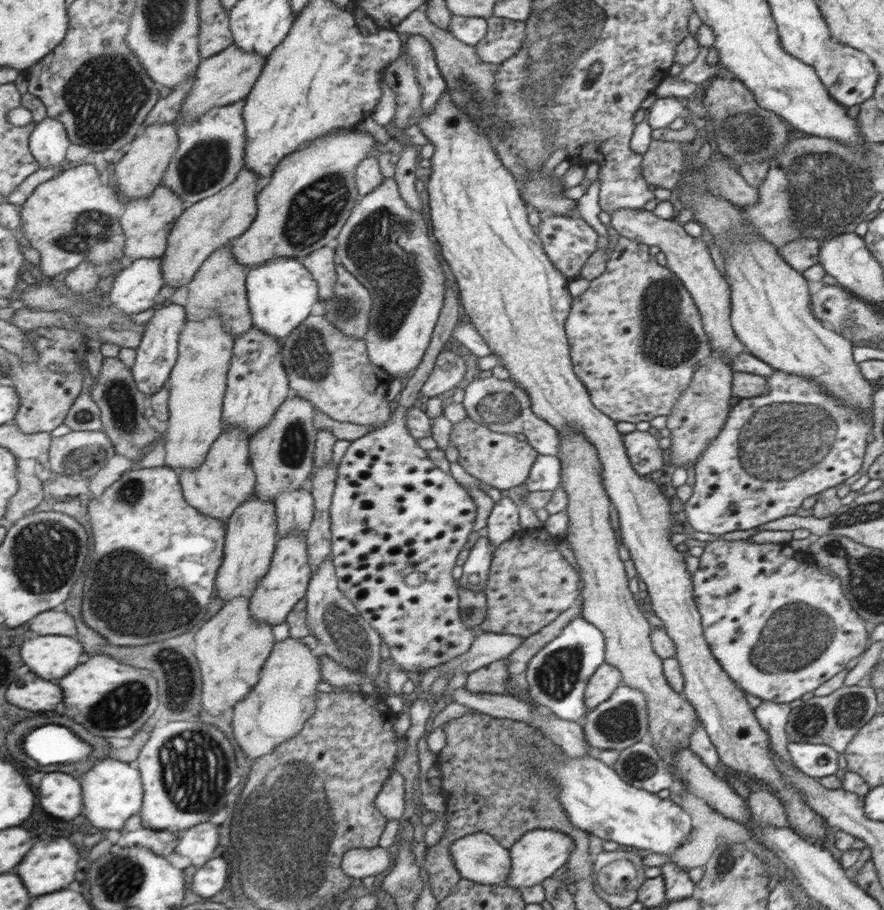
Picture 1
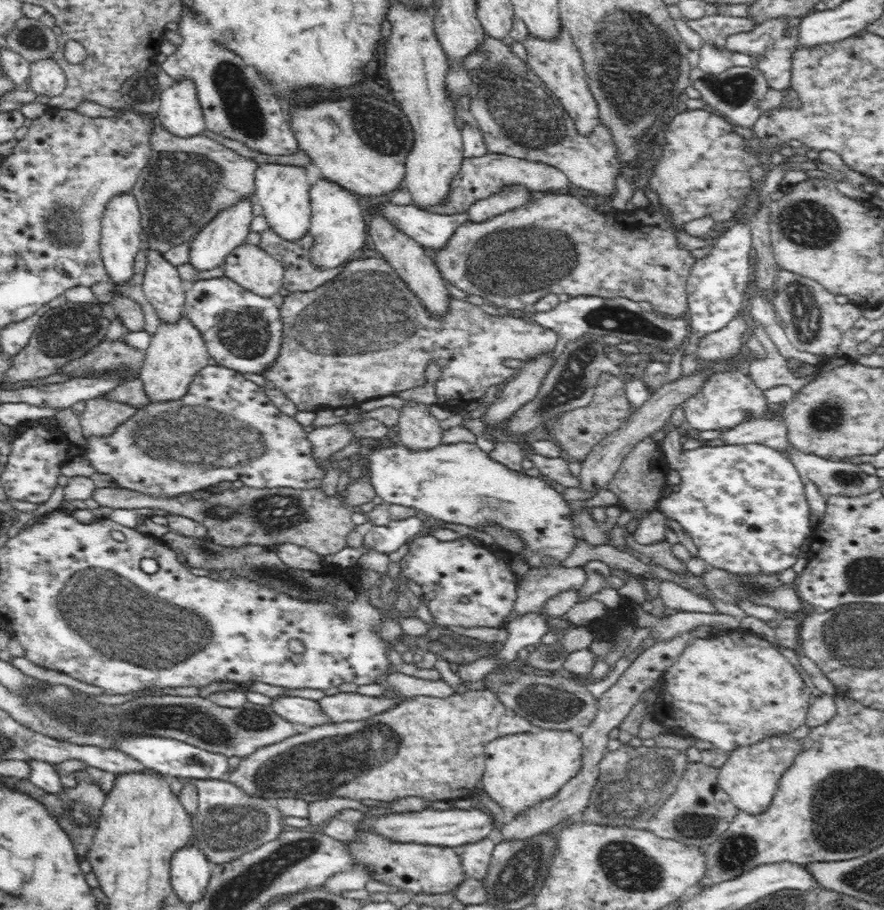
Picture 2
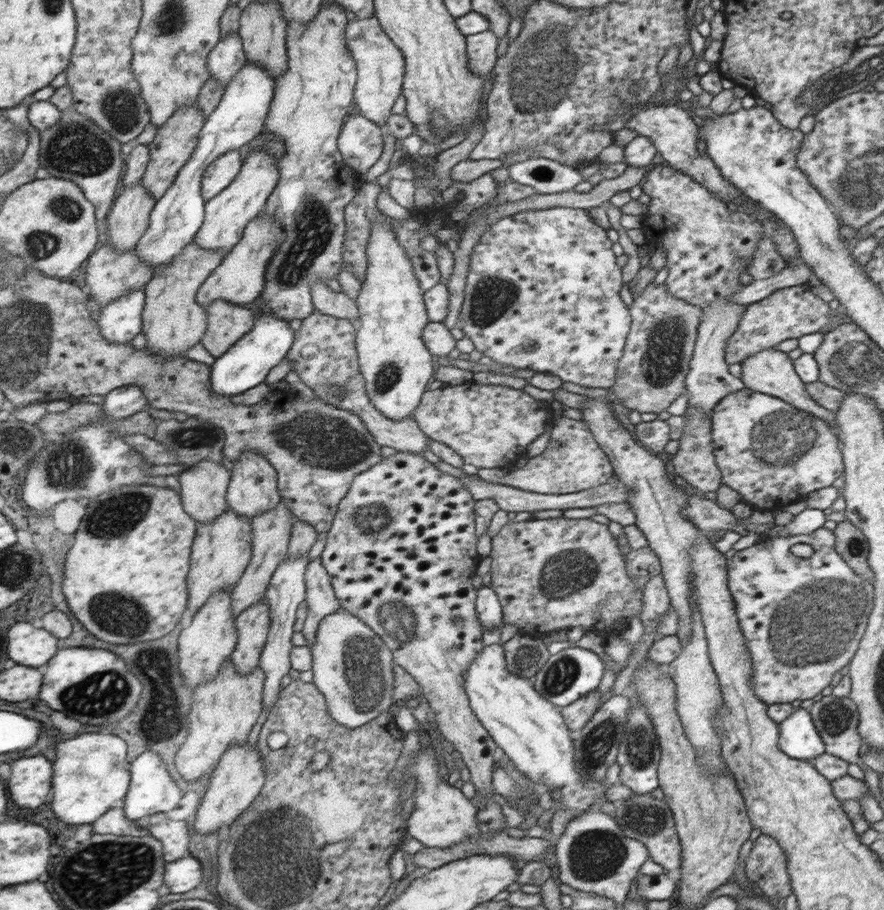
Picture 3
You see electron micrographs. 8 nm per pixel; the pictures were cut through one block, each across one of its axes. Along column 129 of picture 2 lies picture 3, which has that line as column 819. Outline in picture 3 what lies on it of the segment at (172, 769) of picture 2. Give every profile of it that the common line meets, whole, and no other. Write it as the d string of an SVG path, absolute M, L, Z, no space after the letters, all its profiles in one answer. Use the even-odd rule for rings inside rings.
M796 708L778 726L781 728L781 750L790 755L790 758L810 762L825 752L825 742L819 736L808 709Z

